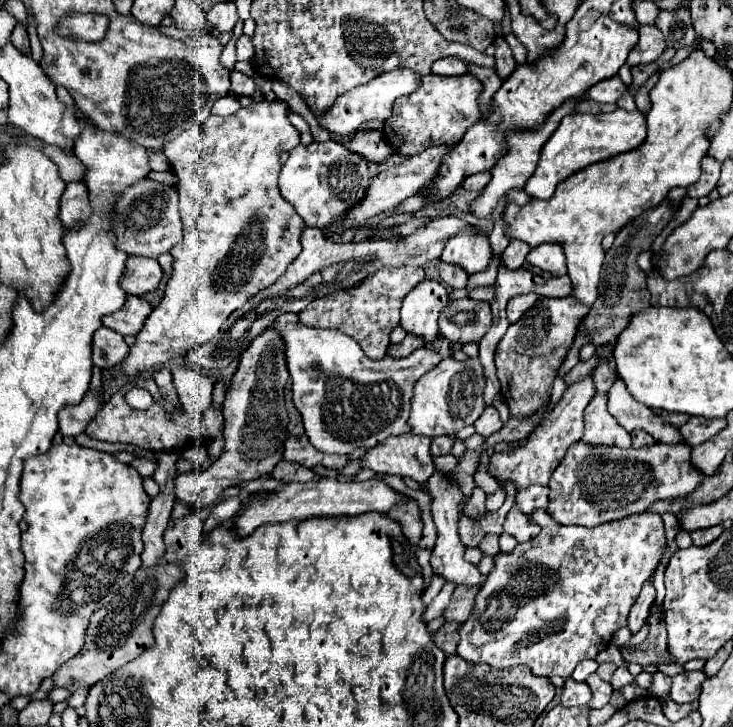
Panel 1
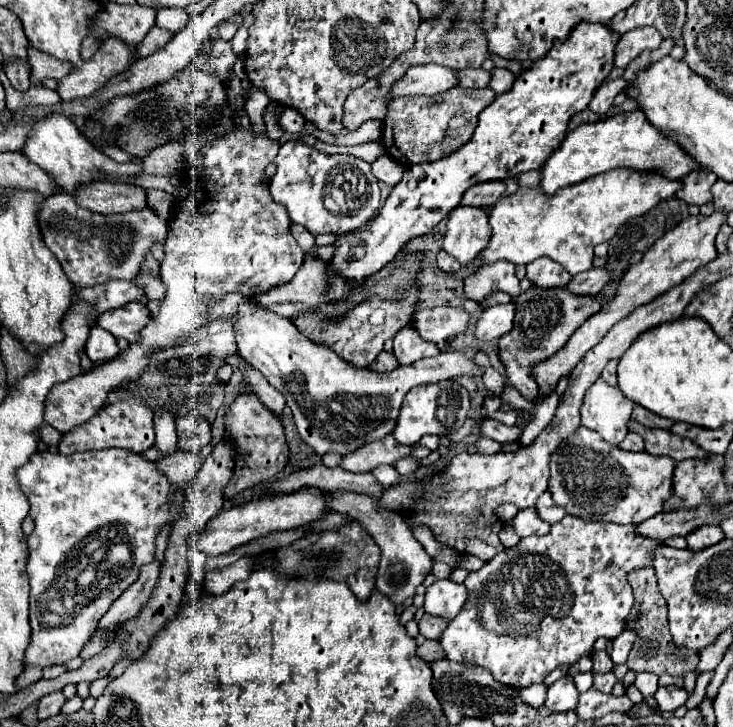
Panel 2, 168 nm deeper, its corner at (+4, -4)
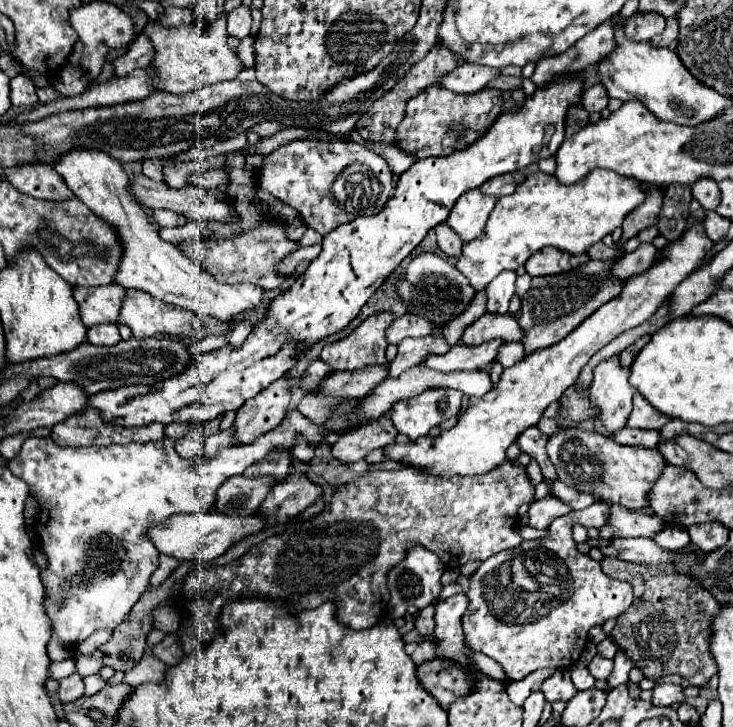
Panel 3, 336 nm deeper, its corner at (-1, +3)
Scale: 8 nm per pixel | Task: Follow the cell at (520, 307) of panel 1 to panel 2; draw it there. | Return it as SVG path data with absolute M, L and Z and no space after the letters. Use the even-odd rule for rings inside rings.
M513 303L487 307L487 309L483 311L481 319L477 321L475 337L481 339L481 341L499 339L501 335L505 335L505 333L513 327L513 315L515 315Z

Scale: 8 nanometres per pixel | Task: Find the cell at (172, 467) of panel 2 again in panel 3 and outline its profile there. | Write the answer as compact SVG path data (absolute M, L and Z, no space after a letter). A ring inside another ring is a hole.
M224 430L224 432L218 432L218 434L212 434L206 444L204 444L204 454L206 456L214 456L218 450L222 448L228 448L232 446L232 436L230 436L230 430Z

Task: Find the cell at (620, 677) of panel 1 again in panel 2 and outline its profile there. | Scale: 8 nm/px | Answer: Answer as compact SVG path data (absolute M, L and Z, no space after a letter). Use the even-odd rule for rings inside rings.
M611 671L605 675L593 675L593 689L601 691L601 693L611 693L615 683L617 683L617 677Z

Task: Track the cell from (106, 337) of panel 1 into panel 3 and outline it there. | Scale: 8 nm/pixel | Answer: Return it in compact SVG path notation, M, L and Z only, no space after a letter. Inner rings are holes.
M98 324L88 330L88 342L94 346L114 346L120 342L120 332L116 324Z

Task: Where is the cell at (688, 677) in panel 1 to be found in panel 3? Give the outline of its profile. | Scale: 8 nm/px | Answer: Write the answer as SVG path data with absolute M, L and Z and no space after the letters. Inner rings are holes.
M656 684L652 704L672 706L674 702L684 702L684 688L680 684Z

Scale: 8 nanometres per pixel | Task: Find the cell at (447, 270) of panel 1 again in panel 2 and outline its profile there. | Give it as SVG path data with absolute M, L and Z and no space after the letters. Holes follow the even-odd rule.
M443 249L437 253L437 265L439 265L439 269L443 269L445 273L457 273L459 269L461 269L461 265L459 265L459 261L455 261L449 253L445 253Z

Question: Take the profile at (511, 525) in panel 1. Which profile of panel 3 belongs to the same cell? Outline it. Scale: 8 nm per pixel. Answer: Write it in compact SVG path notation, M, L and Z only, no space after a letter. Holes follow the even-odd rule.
M544 496L544 498L536 500L536 502L530 506L530 510L528 510L528 520L530 520L530 522L528 522L528 524L530 524L532 528L536 528L536 530L546 530L546 528L552 524L554 518L558 518L558 516L562 516L562 514L568 514L568 512L572 512L568 504L560 502L560 500L554 498L554 496Z

